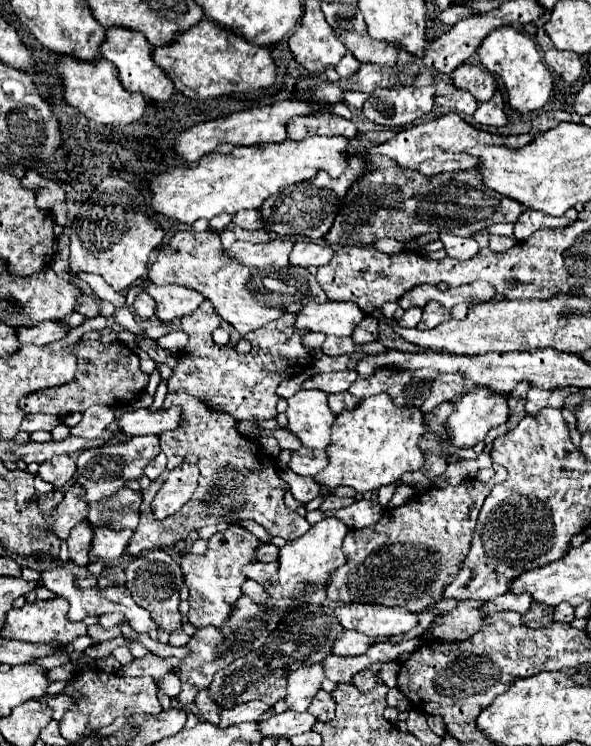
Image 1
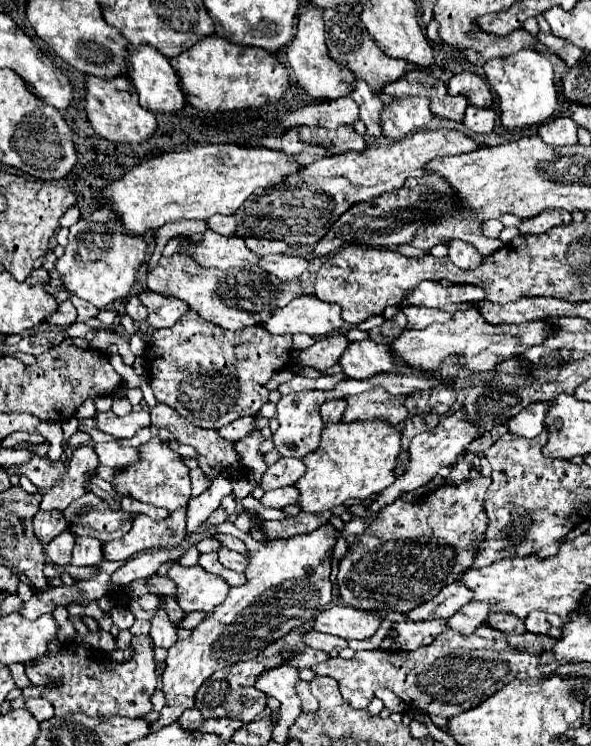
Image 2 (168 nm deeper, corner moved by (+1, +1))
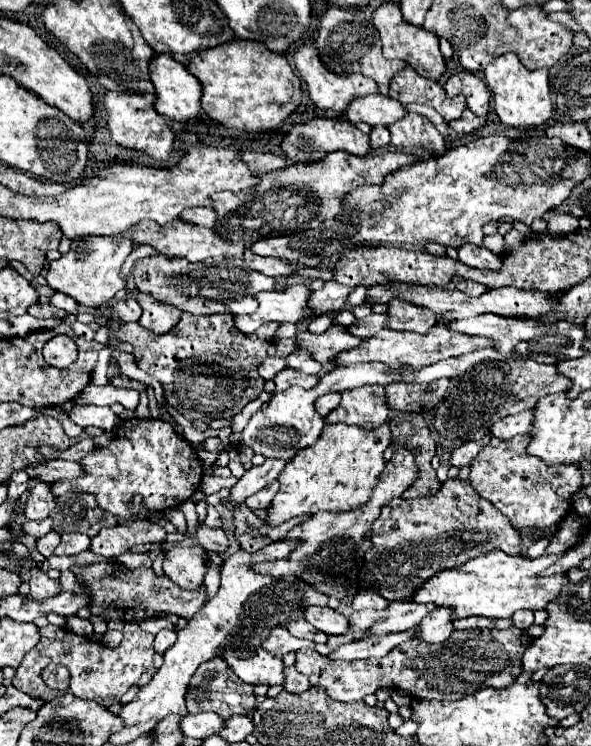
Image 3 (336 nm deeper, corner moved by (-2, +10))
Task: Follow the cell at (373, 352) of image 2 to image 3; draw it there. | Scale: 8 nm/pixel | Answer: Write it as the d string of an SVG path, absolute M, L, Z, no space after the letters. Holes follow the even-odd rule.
M334 324L330 330L326 330L320 336L314 336L310 332L300 332L296 334L296 342L300 344L300 348L306 348L308 352L312 352L312 356L318 358L322 366L326 366L326 364L332 364L340 352L348 352L360 346L362 338L350 334L344 326Z

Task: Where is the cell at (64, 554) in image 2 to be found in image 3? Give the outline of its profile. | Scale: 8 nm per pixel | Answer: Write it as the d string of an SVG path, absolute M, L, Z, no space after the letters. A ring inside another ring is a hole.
M48 532L46 536L42 536L38 542L36 542L36 548L38 552L44 556L44 558L50 558L54 554L54 548L60 544L60 534L58 532Z

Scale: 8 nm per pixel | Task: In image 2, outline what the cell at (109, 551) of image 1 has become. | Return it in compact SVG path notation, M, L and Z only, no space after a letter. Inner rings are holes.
M75 537L71 565L95 565L101 561L103 561L101 541L97 541L95 537Z

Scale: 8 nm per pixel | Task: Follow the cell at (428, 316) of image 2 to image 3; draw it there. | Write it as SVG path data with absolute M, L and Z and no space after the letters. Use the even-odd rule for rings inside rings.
M400 298L388 302L388 314L388 326L394 330L412 330L424 334L430 330L430 326L436 324L436 316L430 308L422 308Z

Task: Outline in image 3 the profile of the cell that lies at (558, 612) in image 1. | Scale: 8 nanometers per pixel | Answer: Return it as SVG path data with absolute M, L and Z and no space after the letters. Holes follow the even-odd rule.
M518 610L518 612L514 612L512 620L514 620L514 626L518 626L518 628L530 628L534 624L534 612L532 610Z

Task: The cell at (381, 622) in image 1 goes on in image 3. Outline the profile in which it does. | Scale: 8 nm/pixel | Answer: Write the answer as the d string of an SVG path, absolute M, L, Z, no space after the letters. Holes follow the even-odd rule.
M310 606L306 608L306 620L326 634L346 634L350 630L350 622L344 614L332 610L330 606Z

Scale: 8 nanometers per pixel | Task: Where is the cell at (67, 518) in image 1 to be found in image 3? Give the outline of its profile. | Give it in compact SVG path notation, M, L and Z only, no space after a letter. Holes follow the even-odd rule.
M46 516L46 518L42 518L42 520L28 520L28 522L24 522L20 528L22 528L26 534L34 536L34 538L42 538L44 534L48 534L48 532L52 530L52 518Z

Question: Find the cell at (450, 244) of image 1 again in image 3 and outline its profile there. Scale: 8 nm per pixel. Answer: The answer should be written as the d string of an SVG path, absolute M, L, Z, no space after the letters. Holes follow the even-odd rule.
M466 242L458 248L458 260L468 264L468 266L474 266L474 268L488 268L488 270L496 270L502 266L500 256L492 254L484 246L476 246L470 242Z

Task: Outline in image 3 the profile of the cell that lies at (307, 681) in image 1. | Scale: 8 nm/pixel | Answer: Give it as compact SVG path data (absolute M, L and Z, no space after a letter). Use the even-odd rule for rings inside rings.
M236 648L222 654L222 658L248 684L284 686L284 660L264 648Z

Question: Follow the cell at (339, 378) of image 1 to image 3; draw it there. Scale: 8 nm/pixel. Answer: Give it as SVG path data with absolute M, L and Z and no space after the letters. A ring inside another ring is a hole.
M285 368L278 372L274 377L275 392L281 392L286 390L290 385L301 385L302 387L314 387L318 384L318 376L307 376L303 373Z

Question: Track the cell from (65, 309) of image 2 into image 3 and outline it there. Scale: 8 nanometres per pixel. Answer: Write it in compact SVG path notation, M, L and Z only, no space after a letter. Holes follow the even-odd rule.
M33 304L27 312L36 318L50 318L50 316L58 316L60 318L67 315L66 311L50 305L50 304Z

